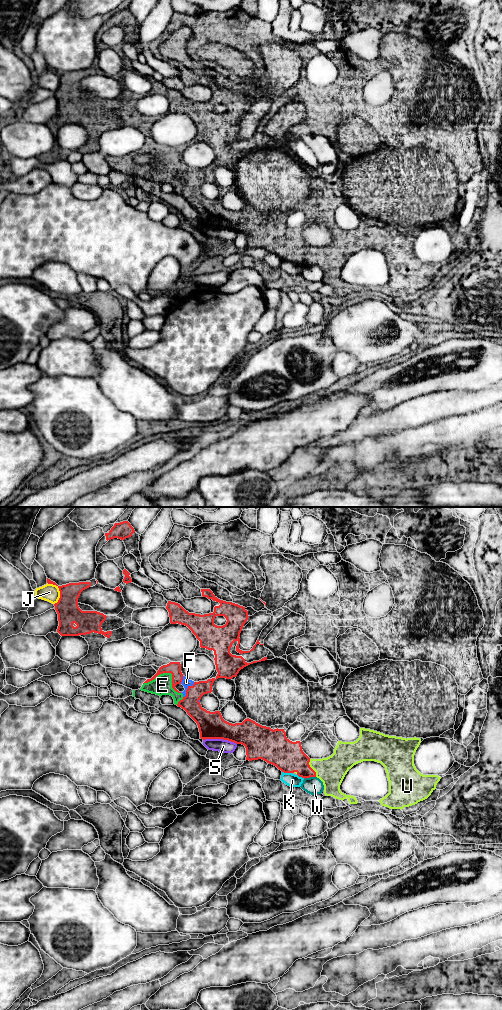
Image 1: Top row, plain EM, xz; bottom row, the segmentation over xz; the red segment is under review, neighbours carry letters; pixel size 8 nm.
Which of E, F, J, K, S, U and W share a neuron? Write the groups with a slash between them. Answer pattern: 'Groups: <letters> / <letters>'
Groups: E F U / J / K / S / W

